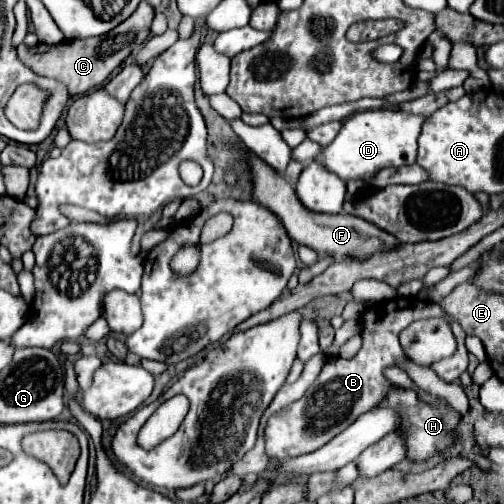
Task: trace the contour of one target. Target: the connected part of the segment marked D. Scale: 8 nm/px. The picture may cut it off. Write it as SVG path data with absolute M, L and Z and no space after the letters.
M401 109L357 111L345 121L335 141L323 149L319 161L341 179L361 181L371 179L385 167L413 165L417 157L417 137L421 135L425 121L427 117L415 117L413 113L403 113Z

